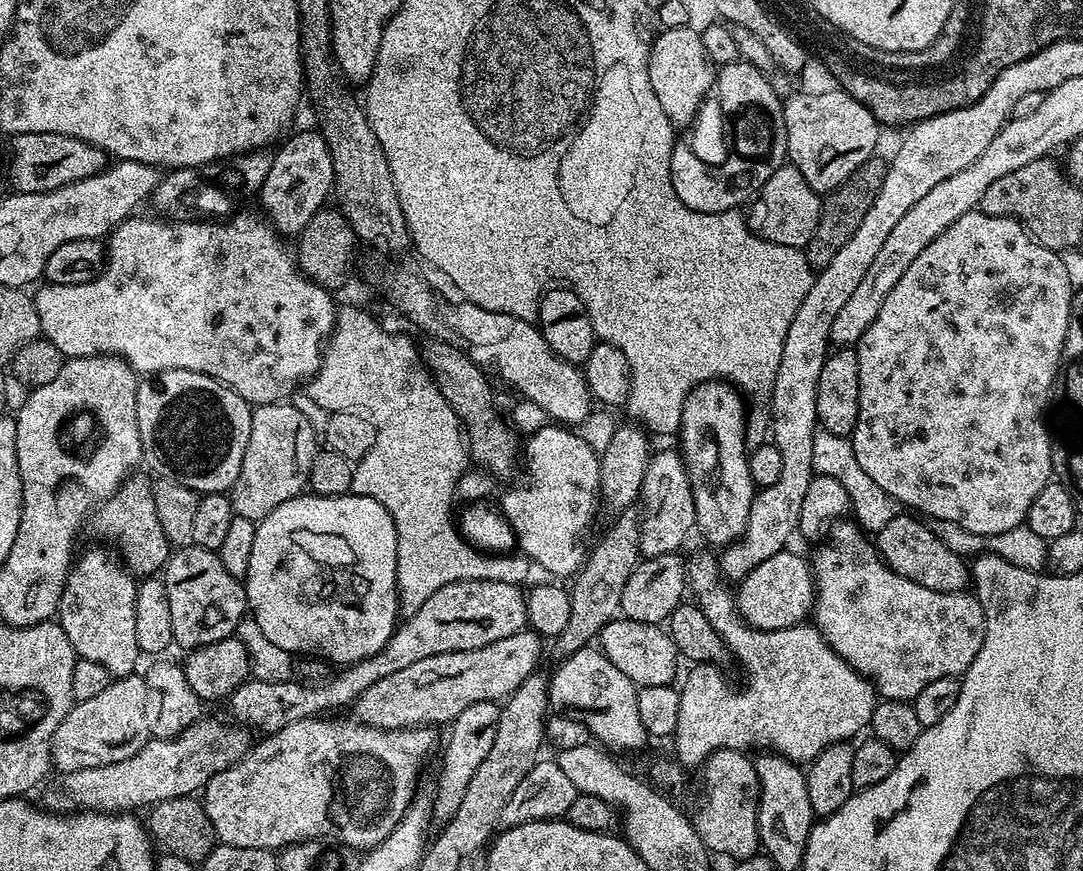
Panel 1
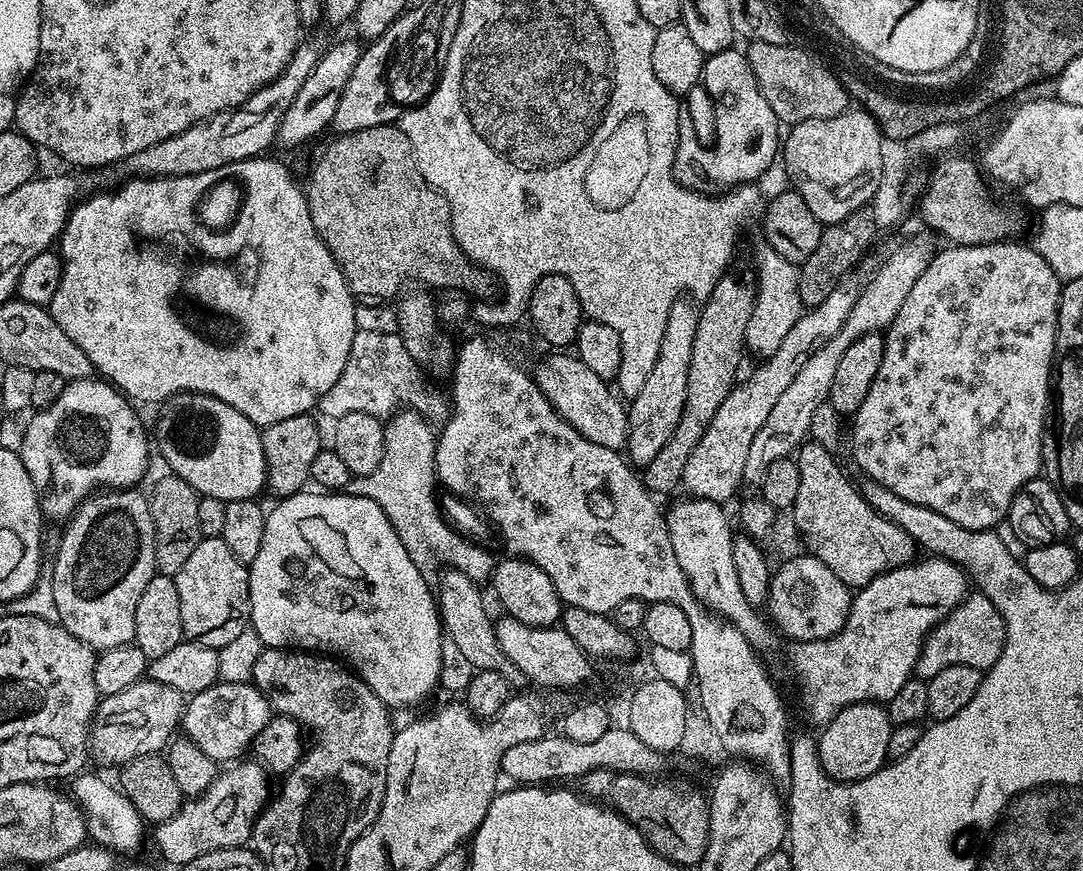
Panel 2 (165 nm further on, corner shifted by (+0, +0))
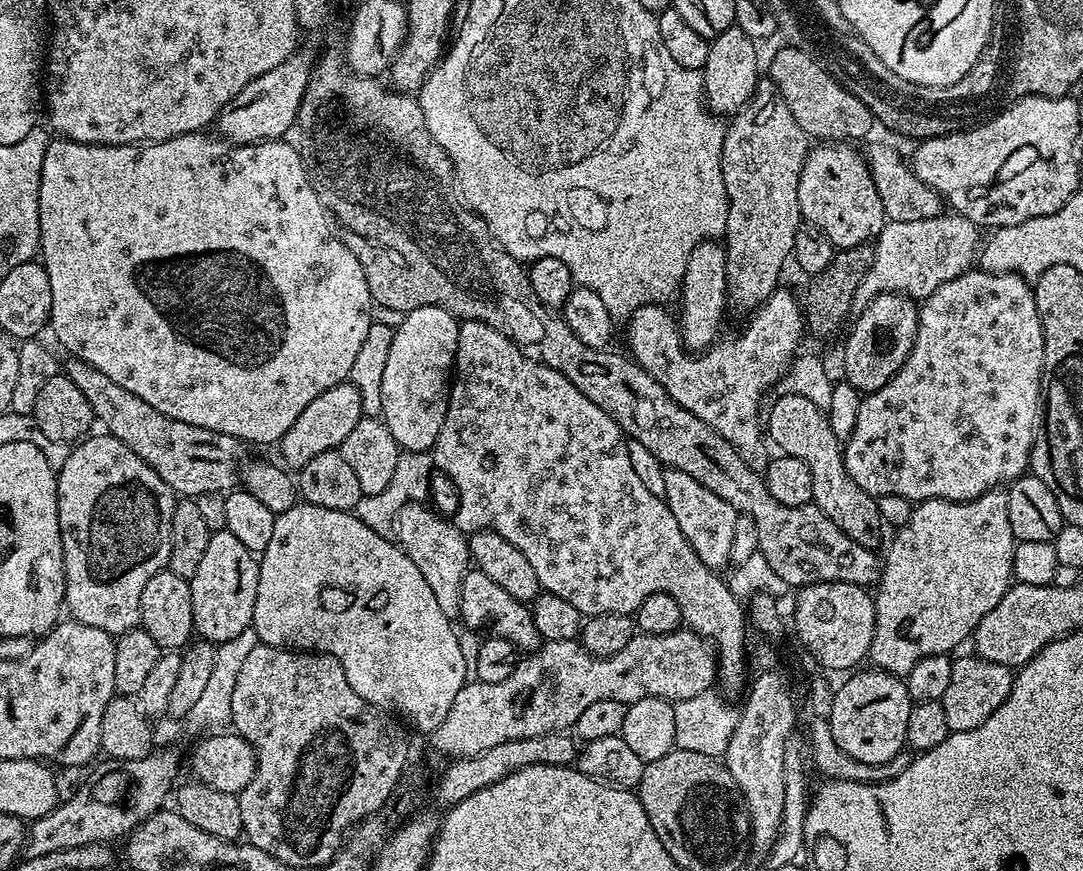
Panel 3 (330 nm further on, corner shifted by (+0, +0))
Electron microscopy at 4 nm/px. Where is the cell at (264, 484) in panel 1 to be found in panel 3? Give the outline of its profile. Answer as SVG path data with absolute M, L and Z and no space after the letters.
M351 382L330 386L330 390L318 394L318 398L314 398L314 402L310 402L310 406L306 406L306 410L298 414L294 426L290 426L290 430L286 430L284 437L278 441L281 456L279 459L289 469L298 470L306 466L306 462L310 462L310 458L315 458L317 454L339 449L340 444L346 442L350 430L358 426L364 415L359 390Z

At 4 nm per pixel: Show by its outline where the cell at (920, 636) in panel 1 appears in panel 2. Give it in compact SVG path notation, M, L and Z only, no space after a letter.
M973 591L924 639L915 675L926 682L931 676L938 674L938 670L946 670L946 666L974 666L986 670L994 666L994 662L998 662L998 654L1002 654L1003 645L1002 614L998 614L990 598L986 598L981 592Z

